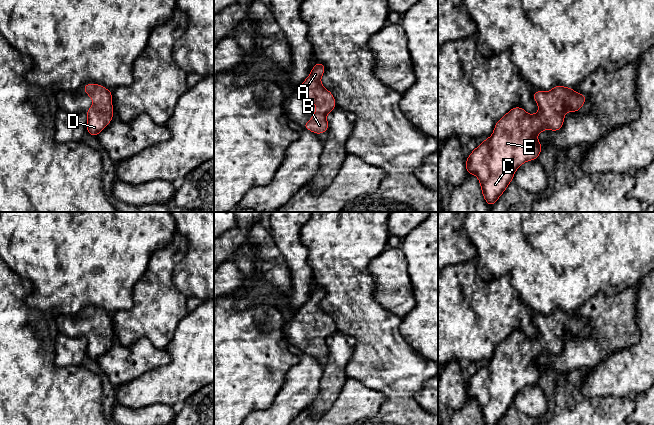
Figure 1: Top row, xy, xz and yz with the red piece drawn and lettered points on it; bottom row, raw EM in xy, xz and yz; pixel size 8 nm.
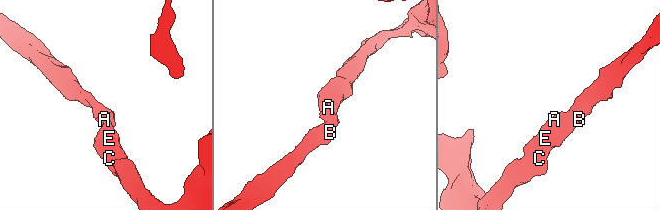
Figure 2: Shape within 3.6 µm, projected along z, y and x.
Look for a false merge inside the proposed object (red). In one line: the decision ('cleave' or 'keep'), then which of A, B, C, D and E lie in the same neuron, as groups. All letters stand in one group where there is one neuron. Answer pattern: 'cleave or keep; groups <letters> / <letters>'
keep; groups A B C D E

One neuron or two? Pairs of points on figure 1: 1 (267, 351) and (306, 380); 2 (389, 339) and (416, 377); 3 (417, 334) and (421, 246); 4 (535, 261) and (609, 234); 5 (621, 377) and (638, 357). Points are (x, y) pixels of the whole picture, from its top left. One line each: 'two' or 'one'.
1: two
2: one
3: one
4: one
5: one

